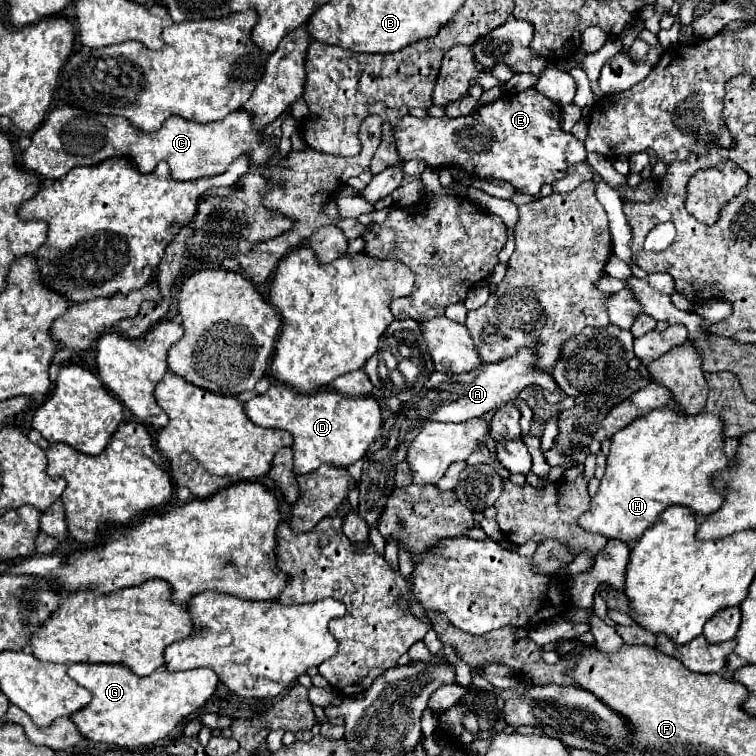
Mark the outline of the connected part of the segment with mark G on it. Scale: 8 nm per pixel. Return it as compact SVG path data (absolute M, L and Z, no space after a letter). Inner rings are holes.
M77 663L71 665L67 673L73 681L93 693L93 701L85 709L73 713L71 721L87 739L119 745L125 749L149 745L167 737L187 715L199 711L213 697L219 685L219 677L211 669L177 673L157 669L147 677L139 677L125 665Z

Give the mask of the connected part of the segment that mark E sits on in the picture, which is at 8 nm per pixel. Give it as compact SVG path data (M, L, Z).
M535 87L525 89L525 91L515 91L515 93L505 93L501 99L481 105L467 117L403 117L395 125L395 139L397 139L397 149L403 161L409 159L419 159L425 161L427 167L441 169L441 167L461 167L469 177L475 179L501 179L517 187L521 193L527 195L537 195L543 183L553 183L561 177L565 177L567 169L583 163L587 159L587 151L583 141L579 141L573 133L567 133L561 129L561 107L555 105L551 99L545 95L537 93Z

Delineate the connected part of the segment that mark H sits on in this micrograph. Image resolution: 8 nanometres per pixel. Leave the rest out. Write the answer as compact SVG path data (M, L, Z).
M673 405L637 417L637 421L631 421L611 437L605 477L597 495L591 499L589 511L583 513L577 523L607 539L631 543L637 541L669 505L687 505L697 515L711 515L725 503L727 493L727 489L713 485L715 473L731 467L723 451L723 429L725 423L717 413L703 411L697 413L697 417L685 417L685 413L677 413Z

